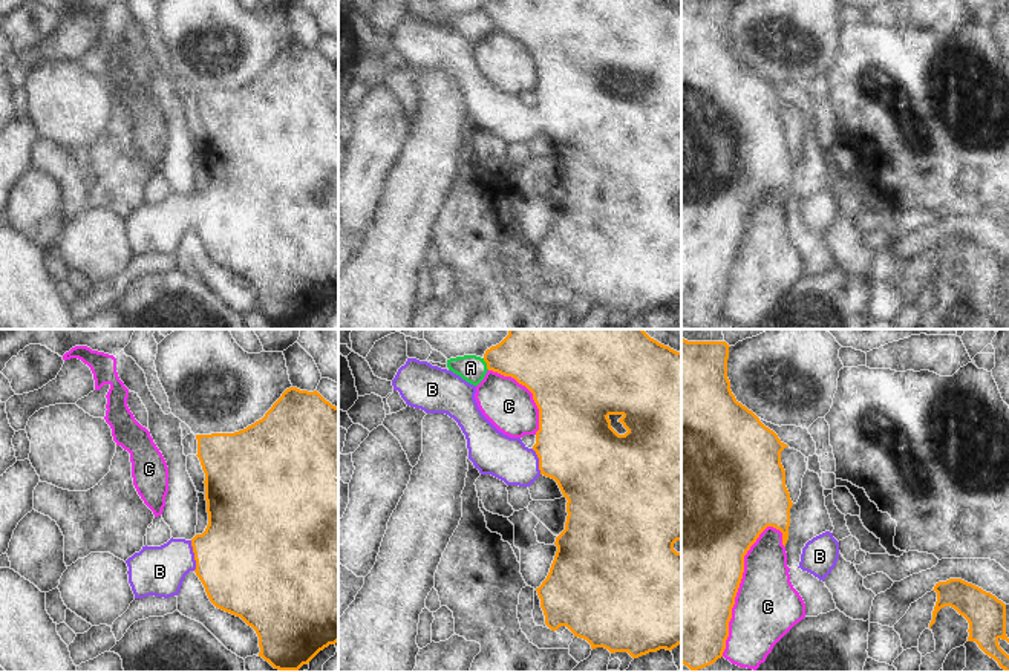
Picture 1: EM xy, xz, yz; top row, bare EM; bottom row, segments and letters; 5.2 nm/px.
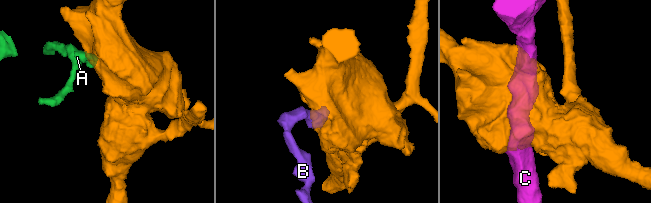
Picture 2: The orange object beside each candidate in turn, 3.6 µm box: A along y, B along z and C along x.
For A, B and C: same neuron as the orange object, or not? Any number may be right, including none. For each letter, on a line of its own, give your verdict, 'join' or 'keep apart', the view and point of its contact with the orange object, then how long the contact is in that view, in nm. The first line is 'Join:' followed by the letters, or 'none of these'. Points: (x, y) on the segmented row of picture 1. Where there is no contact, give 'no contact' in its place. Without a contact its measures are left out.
Join: B
A: keep apart; meets orange in xz at (487, 365); contact 70 nm long
B: join; meets orange in xy at (195, 556); contact 160 nm long
C: keep apart; meets orange in yz at (737, 590); contact 750 nm long

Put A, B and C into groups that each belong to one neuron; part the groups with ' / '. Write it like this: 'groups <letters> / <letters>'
groups A / B / C

